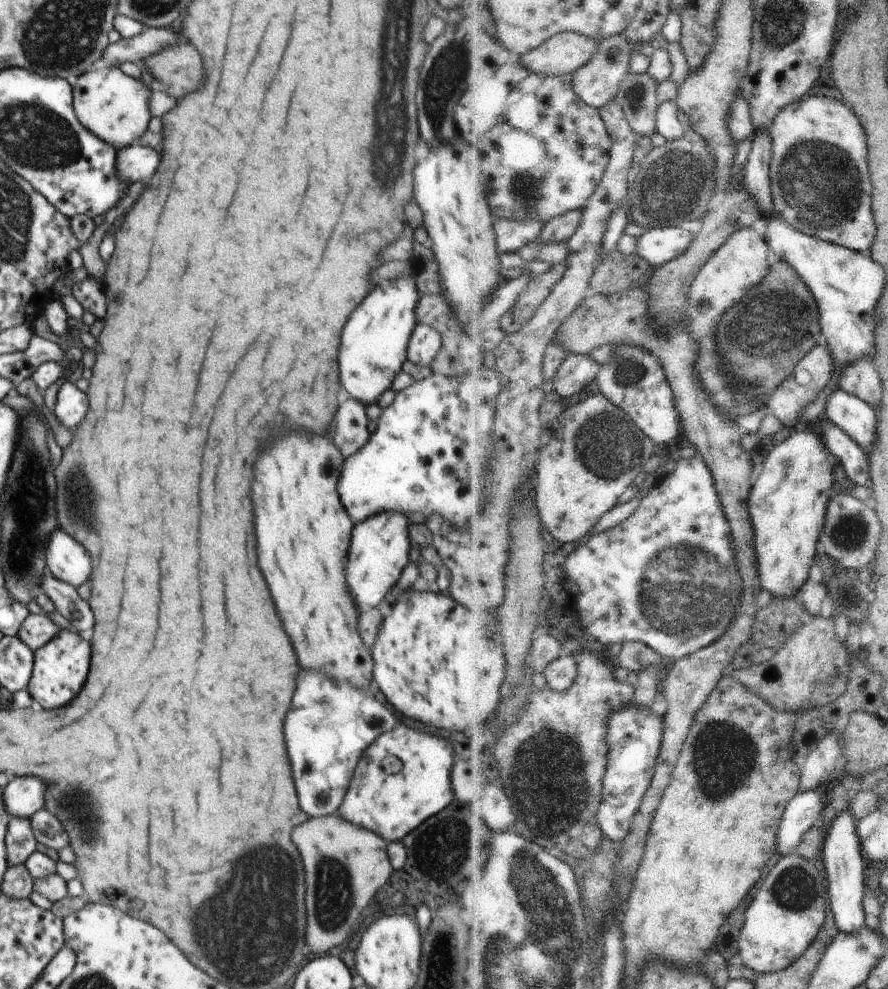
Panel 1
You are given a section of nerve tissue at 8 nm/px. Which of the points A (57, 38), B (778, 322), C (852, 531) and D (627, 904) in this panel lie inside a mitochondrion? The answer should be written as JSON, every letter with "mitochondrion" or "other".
{"A":"mitochondrion","B":"mitochondrion","C":"mitochondrion","D":"other"}

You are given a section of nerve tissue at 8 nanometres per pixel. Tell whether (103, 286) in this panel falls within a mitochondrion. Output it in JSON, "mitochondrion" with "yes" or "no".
{"mitochondrion":"no"}

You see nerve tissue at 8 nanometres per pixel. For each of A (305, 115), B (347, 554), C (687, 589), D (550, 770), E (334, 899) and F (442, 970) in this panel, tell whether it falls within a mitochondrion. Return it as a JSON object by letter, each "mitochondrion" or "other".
{"A":"other","B":"other","C":"mitochondrion","D":"mitochondrion","E":"mitochondrion","F":"mitochondrion"}

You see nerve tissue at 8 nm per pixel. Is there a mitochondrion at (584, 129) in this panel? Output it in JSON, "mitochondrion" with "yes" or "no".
{"mitochondrion":"no"}

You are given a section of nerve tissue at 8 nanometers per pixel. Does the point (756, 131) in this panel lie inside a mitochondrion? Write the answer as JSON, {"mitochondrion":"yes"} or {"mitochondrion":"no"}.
{"mitochondrion":"no"}

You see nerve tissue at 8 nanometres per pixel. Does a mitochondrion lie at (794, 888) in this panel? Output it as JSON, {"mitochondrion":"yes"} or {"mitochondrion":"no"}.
{"mitochondrion":"yes"}

